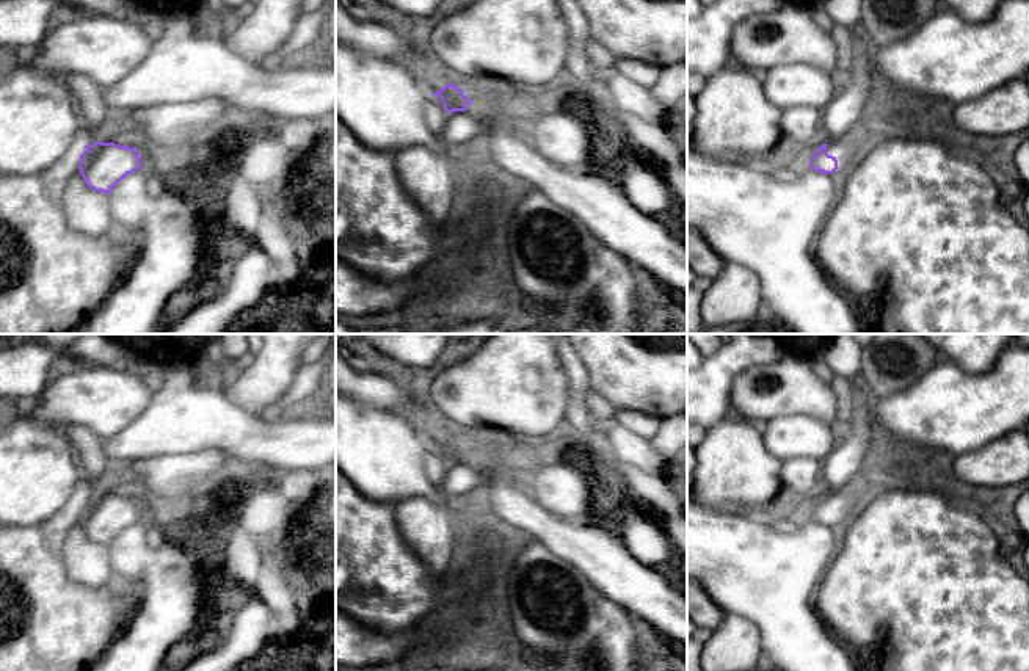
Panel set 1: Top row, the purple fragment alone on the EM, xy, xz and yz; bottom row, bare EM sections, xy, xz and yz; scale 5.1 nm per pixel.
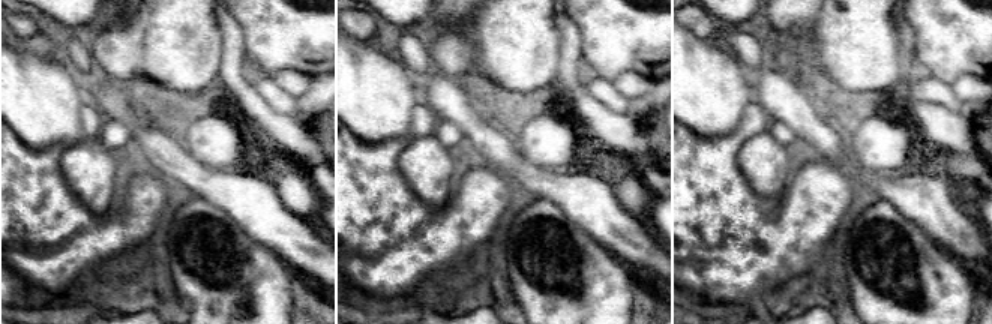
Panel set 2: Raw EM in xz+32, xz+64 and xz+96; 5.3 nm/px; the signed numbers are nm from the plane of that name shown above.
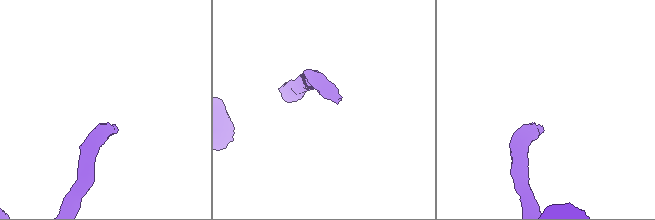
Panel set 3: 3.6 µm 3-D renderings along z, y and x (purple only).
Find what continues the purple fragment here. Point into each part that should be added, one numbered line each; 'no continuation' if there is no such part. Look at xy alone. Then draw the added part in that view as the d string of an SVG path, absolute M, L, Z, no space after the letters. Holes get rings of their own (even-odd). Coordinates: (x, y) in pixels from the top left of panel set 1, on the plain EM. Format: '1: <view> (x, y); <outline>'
no continuation

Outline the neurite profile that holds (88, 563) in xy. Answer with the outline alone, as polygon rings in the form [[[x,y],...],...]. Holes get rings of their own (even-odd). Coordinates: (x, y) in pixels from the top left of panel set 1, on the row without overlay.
[[[77,516],[66,524],[61,552],[69,577],[78,585],[100,589],[116,583],[108,546],[91,541]]]

